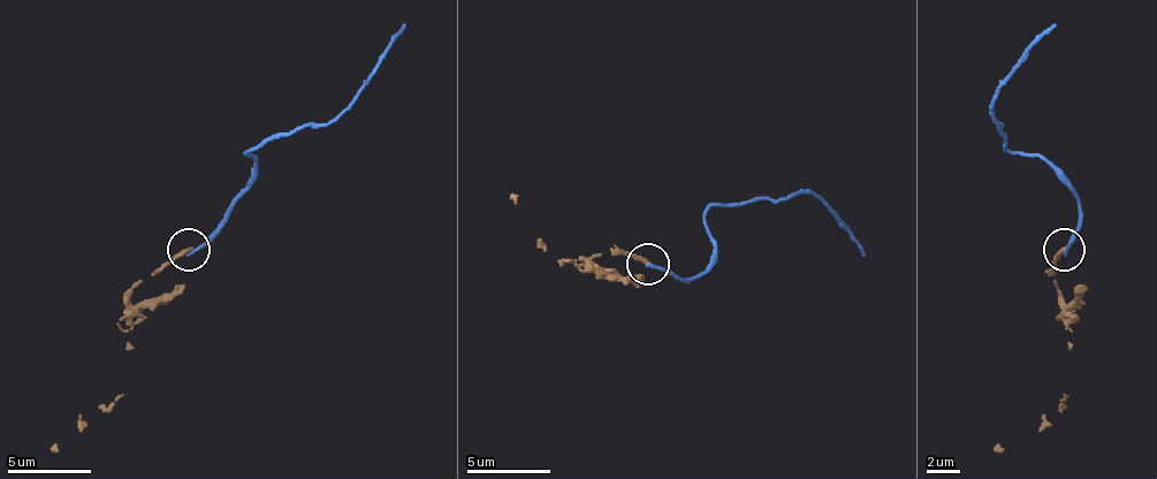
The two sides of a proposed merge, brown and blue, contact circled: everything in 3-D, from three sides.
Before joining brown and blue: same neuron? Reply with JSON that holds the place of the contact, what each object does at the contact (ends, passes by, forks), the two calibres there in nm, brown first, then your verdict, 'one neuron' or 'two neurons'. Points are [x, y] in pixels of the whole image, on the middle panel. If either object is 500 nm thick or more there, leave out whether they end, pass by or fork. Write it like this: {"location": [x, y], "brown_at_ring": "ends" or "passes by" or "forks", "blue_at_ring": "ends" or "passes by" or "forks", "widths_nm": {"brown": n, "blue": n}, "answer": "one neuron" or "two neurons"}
{"location": [648, 264], "brown_at_ring": "ends", "blue_at_ring": "ends", "widths_nm": {"brown": 280, "blue": 200}, "answer": "two neurons"}

